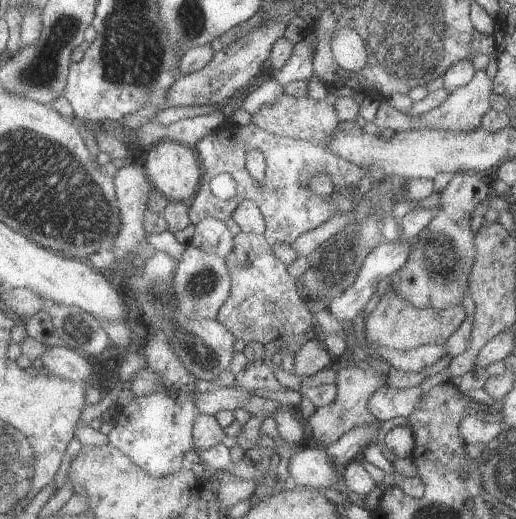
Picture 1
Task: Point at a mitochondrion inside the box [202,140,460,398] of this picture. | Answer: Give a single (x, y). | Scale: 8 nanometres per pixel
(338, 253)

